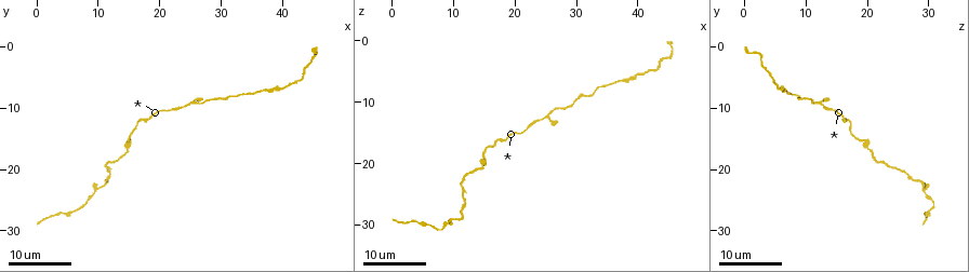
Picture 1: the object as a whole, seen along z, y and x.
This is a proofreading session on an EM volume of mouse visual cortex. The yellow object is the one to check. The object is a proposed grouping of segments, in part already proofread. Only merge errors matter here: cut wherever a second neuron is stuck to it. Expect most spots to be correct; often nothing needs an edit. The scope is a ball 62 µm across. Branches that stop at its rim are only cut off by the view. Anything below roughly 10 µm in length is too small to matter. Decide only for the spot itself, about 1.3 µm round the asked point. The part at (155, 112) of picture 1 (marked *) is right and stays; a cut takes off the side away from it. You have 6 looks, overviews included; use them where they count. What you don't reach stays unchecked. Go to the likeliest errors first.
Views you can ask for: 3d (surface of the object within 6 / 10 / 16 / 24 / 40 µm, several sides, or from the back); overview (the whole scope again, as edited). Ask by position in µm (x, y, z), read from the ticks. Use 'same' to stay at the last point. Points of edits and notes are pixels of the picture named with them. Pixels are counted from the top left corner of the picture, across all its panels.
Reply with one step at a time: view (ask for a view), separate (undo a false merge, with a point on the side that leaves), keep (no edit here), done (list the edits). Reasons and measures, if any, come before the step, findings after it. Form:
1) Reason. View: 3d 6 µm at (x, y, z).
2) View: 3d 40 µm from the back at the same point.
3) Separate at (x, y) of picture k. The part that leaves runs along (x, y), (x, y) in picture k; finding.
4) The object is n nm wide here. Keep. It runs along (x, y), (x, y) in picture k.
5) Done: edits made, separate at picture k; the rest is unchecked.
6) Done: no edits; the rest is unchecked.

View: 3d 16 µm at (26.0, 9.0, 11.5).

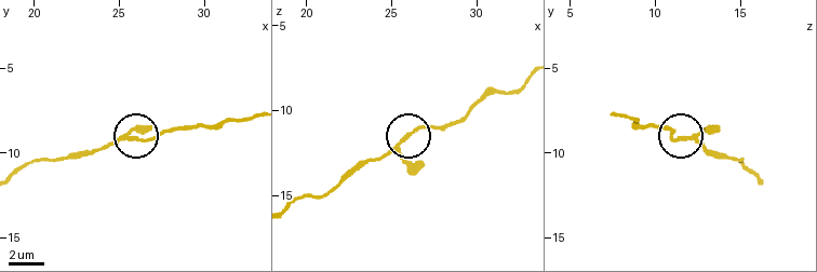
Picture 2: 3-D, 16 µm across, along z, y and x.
View: 3d 6 µm at (26.0, 9.2, 11.6).

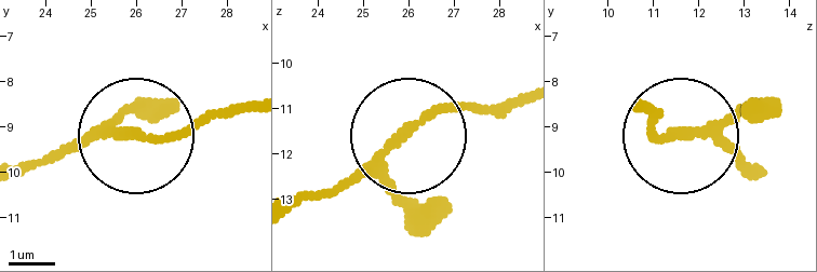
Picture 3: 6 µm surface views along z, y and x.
Keep. It runs along (18, 171), (111, 136), (170, 136), (251, 113) in picture 3; one neuron here.

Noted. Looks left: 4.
View: 3d 24 µm at (10.5, 22.5, 29.0).

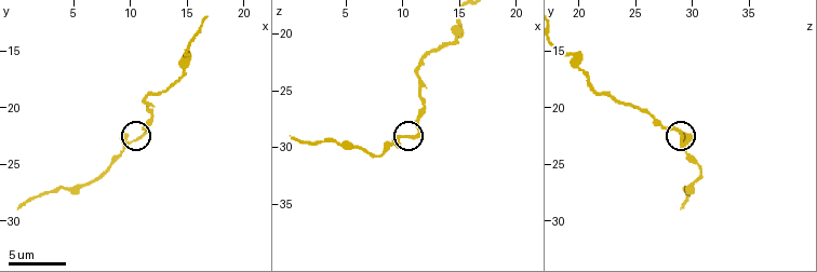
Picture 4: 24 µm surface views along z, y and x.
View: 3d 6 µm at (10.4, 23.0, 29.2).

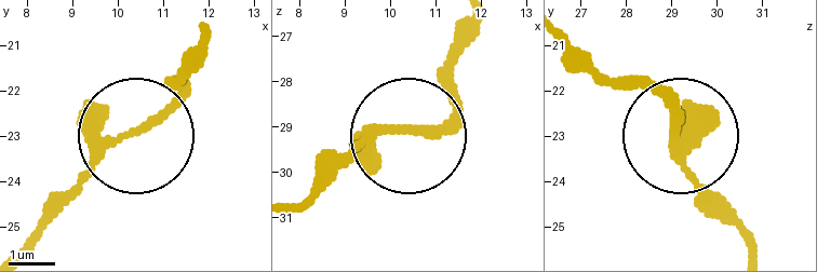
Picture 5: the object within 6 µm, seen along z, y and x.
Keep. It runs along (570, 44), (663, 103), (697, 203) in picture 5; continuous, no second neuron.

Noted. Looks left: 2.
Sudden change in width. View: 3d 10 µm at (15.0, 16.8, 20.4).

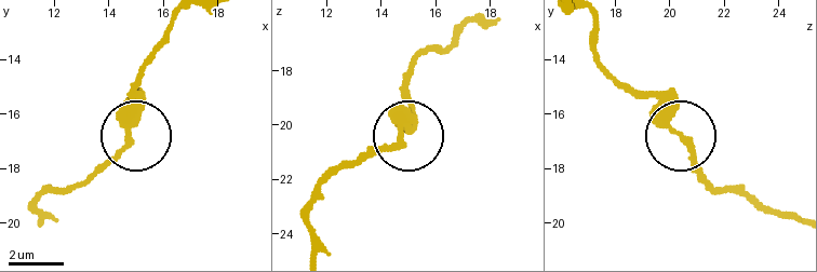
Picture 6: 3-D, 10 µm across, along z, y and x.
View: 3d 6 µm at (14.7, 16.9, 20.5).

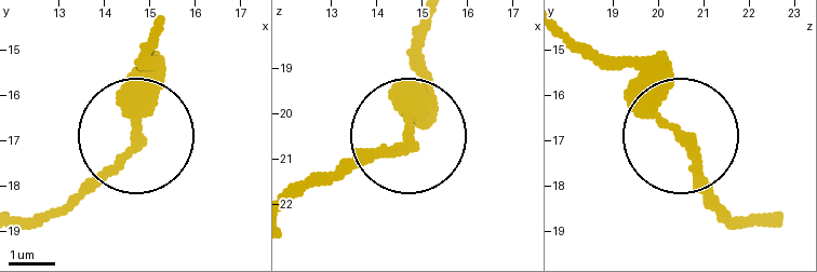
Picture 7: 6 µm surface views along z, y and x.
Keep. It runs along (163, 19), (133, 135), (59, 213) in picture 7; all the same neuron.

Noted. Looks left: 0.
Done: no edits; the rest is unchecked.

